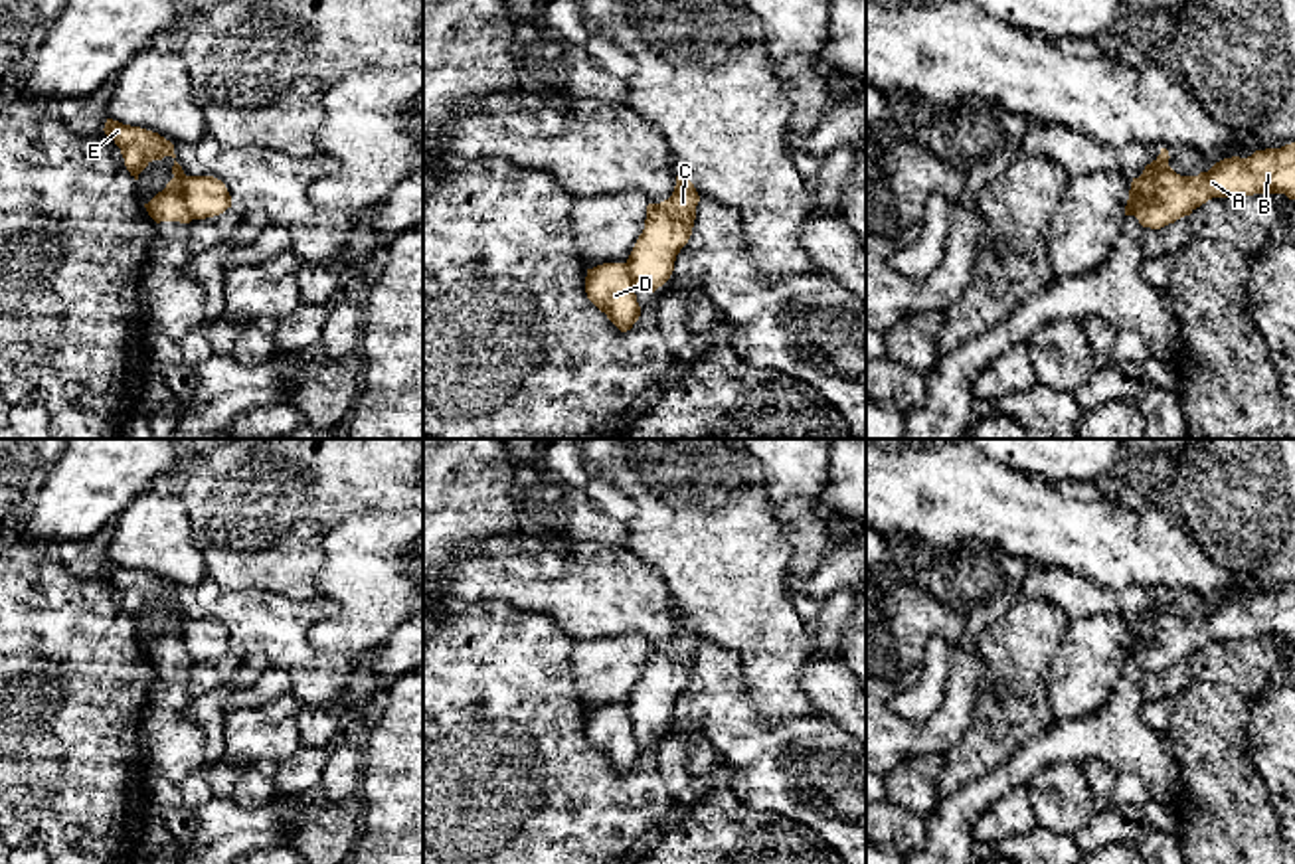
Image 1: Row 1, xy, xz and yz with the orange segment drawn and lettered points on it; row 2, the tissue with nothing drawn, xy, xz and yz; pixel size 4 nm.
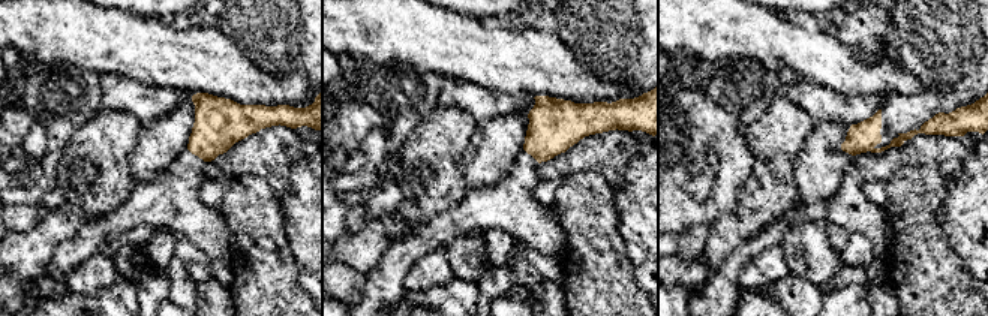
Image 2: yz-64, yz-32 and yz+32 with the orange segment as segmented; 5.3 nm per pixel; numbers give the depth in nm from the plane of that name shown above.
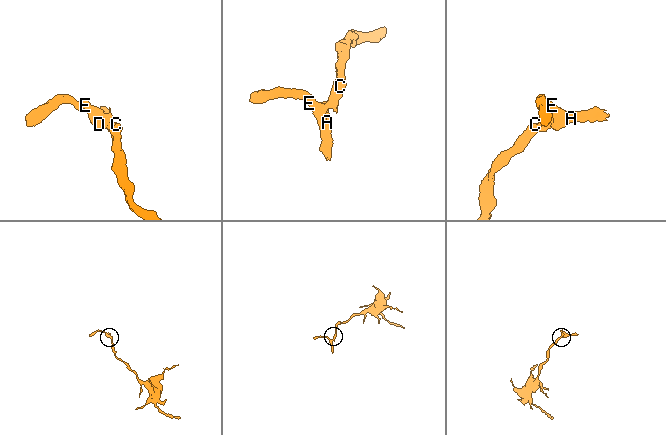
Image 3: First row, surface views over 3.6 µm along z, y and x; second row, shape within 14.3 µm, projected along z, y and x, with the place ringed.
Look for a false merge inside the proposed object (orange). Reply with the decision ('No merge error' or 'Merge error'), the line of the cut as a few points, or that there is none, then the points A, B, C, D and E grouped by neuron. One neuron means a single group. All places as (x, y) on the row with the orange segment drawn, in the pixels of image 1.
Merge error. Split along yz (1141, 174), (1151, 182), (1151, 194), (1131, 214). Groups: A B D E / C

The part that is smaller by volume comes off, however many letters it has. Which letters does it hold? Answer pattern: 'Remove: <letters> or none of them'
Remove: A, B, D, E

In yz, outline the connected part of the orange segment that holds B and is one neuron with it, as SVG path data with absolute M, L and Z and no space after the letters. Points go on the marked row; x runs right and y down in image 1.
M1295 142L1255 150L1248 158L1224 158L1198 176L1176 174L1168 158L1168 150L1161 148L1141 174L1153 182L1153 196L1133 214L1143 227L1161 229L1212 198L1285 194L1295 200Z

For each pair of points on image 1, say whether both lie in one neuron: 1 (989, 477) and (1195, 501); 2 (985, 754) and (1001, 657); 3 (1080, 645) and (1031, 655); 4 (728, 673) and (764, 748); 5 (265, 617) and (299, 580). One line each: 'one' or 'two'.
1: two
2: one
3: two
4: one
5: two

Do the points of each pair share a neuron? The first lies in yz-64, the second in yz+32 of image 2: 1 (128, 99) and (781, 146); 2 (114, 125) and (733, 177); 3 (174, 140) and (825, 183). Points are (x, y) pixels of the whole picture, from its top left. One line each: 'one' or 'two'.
1: two
2: two
3: one

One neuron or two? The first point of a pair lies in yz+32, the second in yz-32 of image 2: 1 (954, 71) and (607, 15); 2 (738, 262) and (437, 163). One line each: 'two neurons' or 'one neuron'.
1: one neuron
2: two neurons

